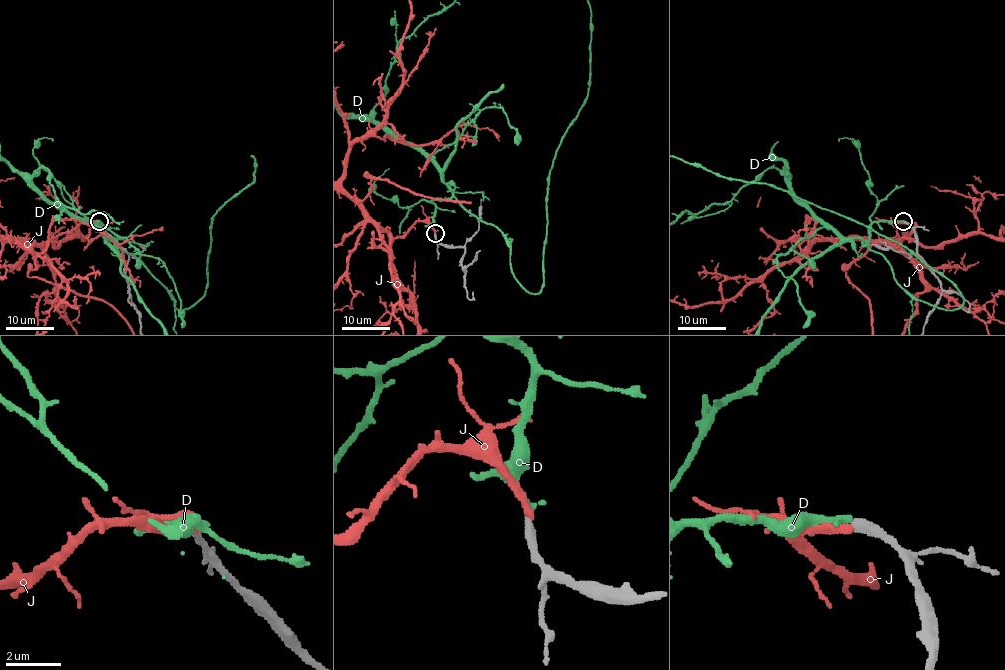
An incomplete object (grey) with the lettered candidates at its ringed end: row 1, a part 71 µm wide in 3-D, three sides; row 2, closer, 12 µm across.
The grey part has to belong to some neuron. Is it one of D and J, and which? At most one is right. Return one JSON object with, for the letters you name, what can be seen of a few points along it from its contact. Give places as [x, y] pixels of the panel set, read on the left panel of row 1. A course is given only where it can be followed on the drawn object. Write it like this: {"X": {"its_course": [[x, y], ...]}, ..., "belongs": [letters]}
{"D": {"its_course": [[99, 221], [177, 309], [201, 297], [211, 219], [252, 183], [255, 167], [250, 131], [201, 129]]}, "belongs": ["D"]}

